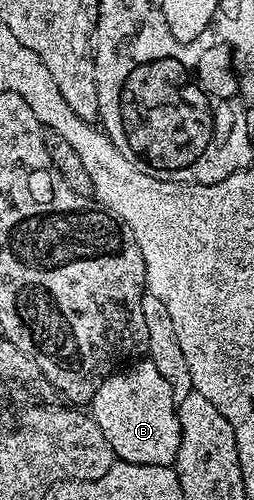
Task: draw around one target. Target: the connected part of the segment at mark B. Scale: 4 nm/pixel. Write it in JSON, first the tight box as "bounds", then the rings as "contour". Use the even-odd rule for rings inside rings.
{"bounds":[90,358,180,467],"contour":[[[140,358],[104,379],[90,401],[90,415],[98,430],[102,430],[102,438],[110,442],[113,457],[117,461],[173,467],[180,445],[177,407],[178,402],[166,378],[158,374],[158,366],[154,366],[150,359]]]}

